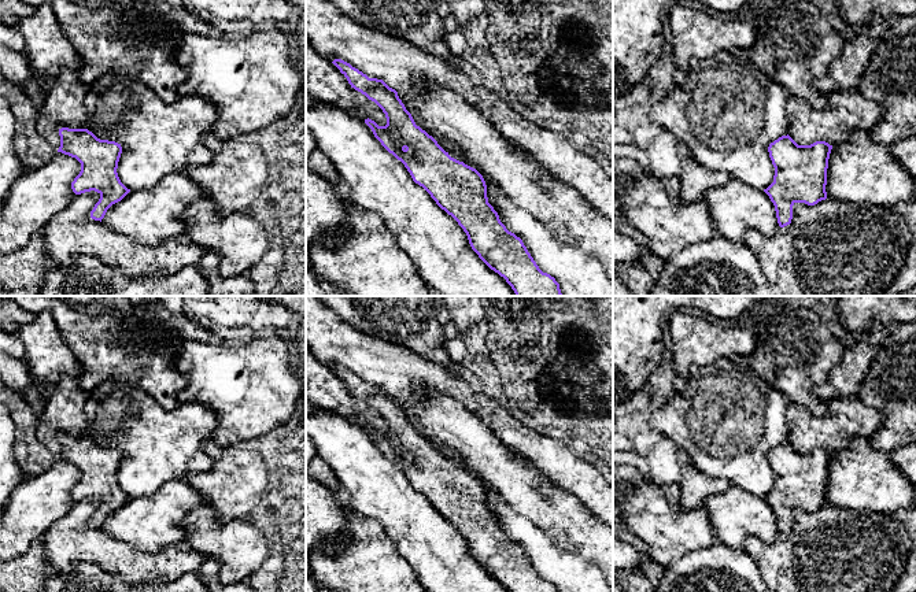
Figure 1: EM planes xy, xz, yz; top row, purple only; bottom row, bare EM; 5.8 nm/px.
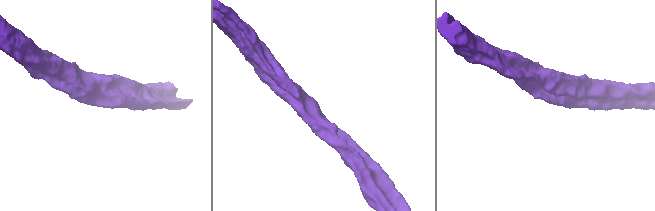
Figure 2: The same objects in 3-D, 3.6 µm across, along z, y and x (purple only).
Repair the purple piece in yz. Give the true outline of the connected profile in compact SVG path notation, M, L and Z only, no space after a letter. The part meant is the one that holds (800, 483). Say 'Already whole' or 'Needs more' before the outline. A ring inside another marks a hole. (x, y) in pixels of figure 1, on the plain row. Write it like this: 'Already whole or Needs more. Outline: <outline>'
Already whole. Outline: M788 441L769 451L768 459L775 474L773 489L764 496L775 513L778 530L791 530L793 513L815 513L827 506L827 476L832 452L816 448L798 452Z

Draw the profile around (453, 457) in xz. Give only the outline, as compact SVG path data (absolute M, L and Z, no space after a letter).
M433 444L437 451L454 466L463 469L465 471L473 474L473 471L465 465L465 462L458 456L458 454L455 451L451 451L446 447Z

